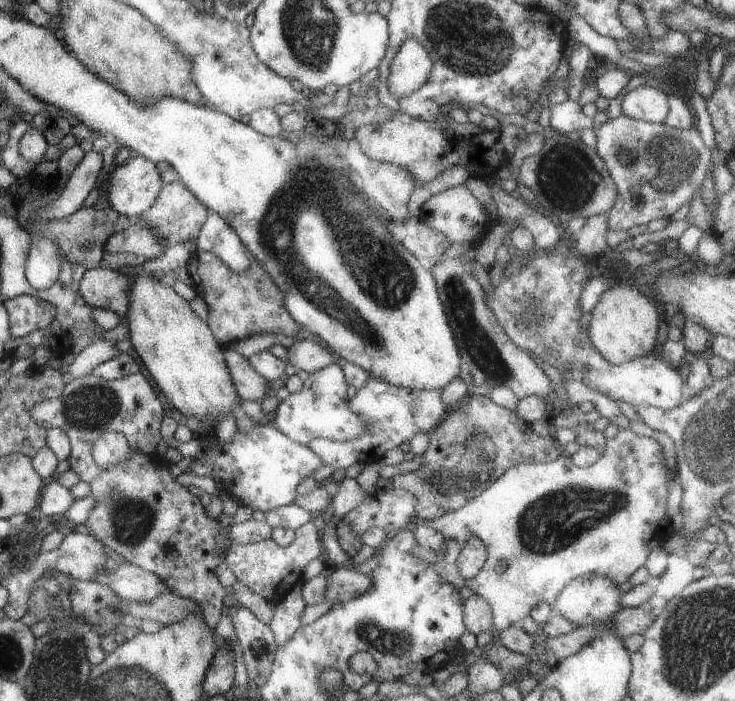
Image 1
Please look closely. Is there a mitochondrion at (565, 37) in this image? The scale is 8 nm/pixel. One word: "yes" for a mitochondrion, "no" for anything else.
no

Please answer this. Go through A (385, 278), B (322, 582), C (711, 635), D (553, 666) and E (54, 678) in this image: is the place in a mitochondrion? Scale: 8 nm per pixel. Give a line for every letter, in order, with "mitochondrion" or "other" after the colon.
A: mitochondrion
B: other
C: mitochondrion
D: other
E: mitochondrion

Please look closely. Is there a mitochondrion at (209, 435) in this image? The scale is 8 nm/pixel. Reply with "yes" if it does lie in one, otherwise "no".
no

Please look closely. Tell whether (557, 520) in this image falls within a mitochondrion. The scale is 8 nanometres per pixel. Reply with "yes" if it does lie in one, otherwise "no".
yes

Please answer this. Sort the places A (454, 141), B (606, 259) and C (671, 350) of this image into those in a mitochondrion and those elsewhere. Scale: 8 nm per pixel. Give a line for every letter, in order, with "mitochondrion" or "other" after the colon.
A: other
B: other
C: other

